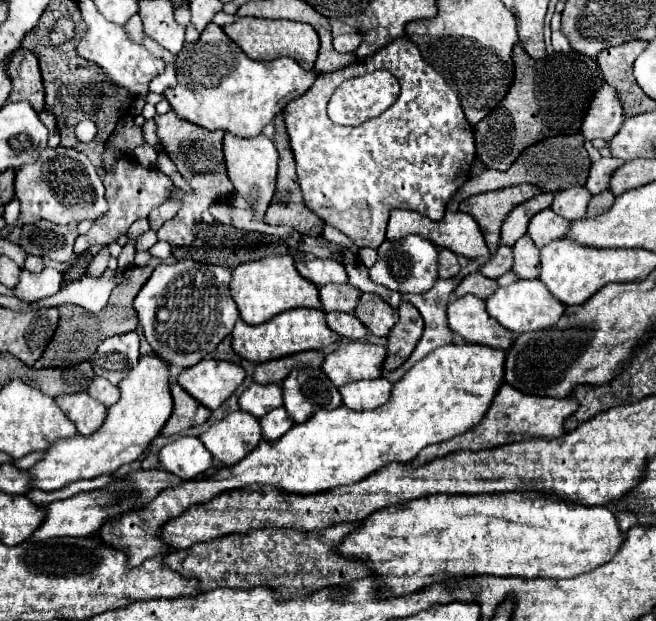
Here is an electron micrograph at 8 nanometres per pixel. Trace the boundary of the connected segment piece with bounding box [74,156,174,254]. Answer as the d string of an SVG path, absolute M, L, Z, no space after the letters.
M120 156L114 162L114 166L104 176L104 186L106 186L106 200L110 204L110 210L100 220L96 220L84 236L76 238L76 244L74 244L76 254L82 254L94 244L108 246L116 242L122 234L126 234L132 222L136 222L138 218L148 218L148 214L154 208L164 204L170 198L170 192L174 188L172 180L164 172L160 172L158 168L146 168L128 156Z

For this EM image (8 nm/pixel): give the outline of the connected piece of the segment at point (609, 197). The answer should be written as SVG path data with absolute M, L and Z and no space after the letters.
M608 190L608 192L602 192L602 194L596 194L592 200L590 200L590 204L588 204L588 218L596 218L596 216L600 216L600 214L604 214L604 212L608 212L610 208L612 208L612 204L614 204L614 194Z

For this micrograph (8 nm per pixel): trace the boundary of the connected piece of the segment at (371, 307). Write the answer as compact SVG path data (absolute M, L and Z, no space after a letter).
M362 294L354 314L376 336L386 336L398 320L398 312L372 294Z

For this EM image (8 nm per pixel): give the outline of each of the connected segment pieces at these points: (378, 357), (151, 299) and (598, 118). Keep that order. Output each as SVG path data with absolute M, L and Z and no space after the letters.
M348 342L326 356L322 370L340 388L356 380L372 380L382 376L386 346L368 342Z
M180 260L172 266L160 264L152 272L150 280L144 284L144 288L138 292L134 300L134 308L140 318L140 326L144 328L144 336L148 344L154 348L154 352L170 362L172 366L194 366L204 356L214 352L214 348L232 332L236 320L238 320L238 306L230 296L228 284L230 284L232 272L222 266L212 266L212 264L200 264L194 260Z
M602 80L602 84L594 90L592 102L588 106L588 112L582 120L582 136L586 140L602 138L610 140L622 126L624 112L618 98L618 92Z

